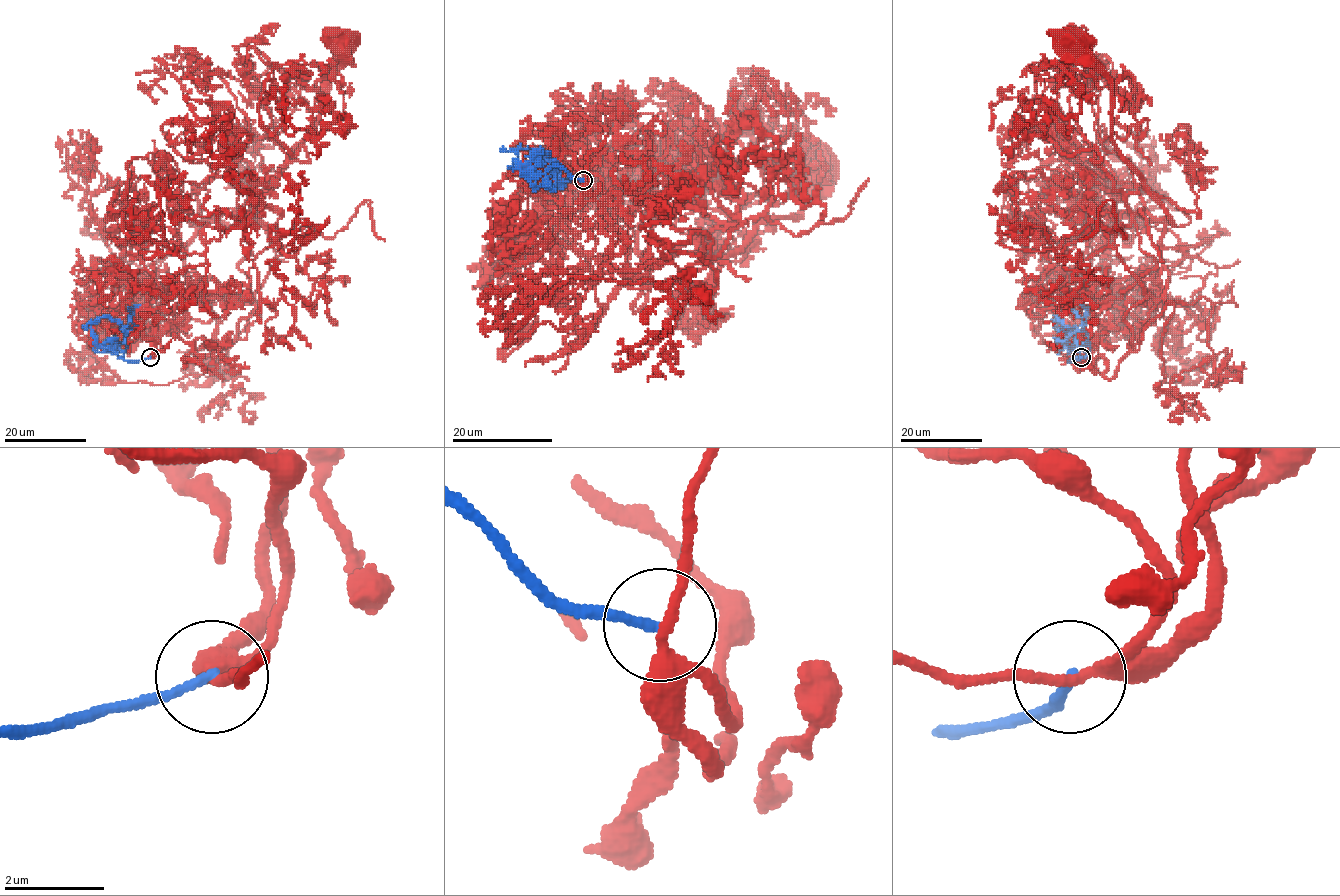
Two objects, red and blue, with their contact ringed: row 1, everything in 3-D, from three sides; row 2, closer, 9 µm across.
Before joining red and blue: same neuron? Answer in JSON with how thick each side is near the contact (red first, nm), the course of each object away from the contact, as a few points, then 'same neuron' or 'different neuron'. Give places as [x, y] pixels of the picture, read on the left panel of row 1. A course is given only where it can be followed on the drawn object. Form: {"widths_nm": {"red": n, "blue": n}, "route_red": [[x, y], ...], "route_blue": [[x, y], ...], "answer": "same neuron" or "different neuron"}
{"widths_nm": {"red": 240, "blue": 170}, "route_red": [[151, 356], [160, 304], [187, 280], [187, 242], [207, 220], [243, 224], [252, 215], [316, 124], [342, 45]], "route_blue": [[151, 356], [132, 361], [120, 358], [126, 347], [125, 335], [129, 328], [108, 316], [91, 321], [85, 330]], "answer": "different neuron"}

